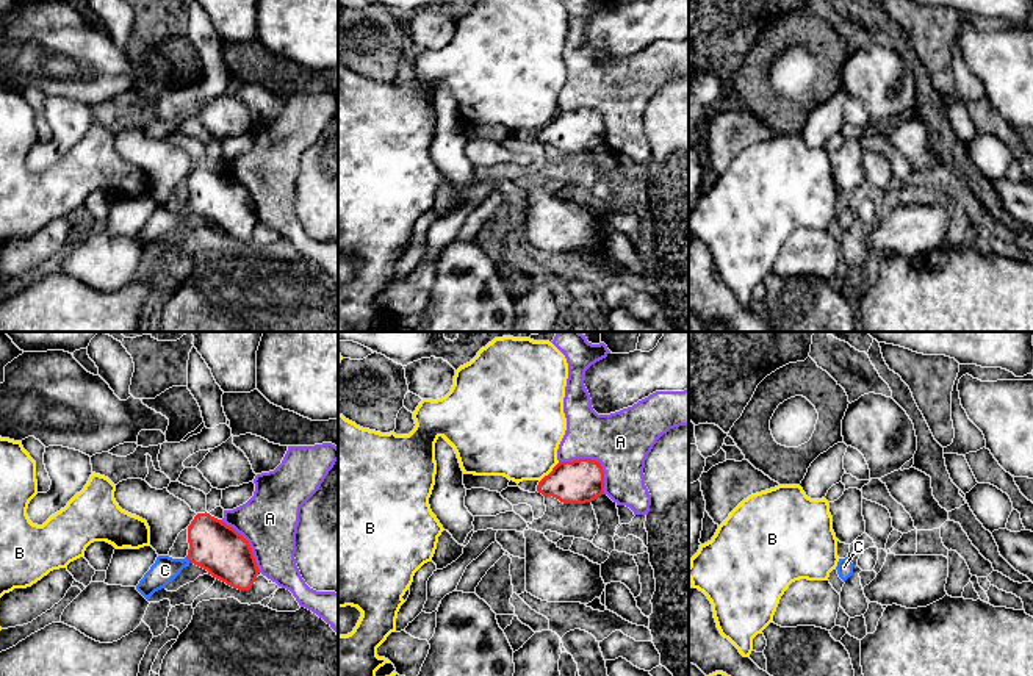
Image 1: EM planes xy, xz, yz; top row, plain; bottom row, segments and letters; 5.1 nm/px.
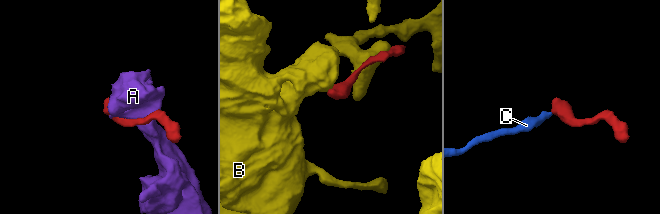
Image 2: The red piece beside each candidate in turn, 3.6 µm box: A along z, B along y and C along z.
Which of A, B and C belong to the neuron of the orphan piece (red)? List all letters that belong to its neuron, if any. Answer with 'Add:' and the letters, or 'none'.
Add: C

